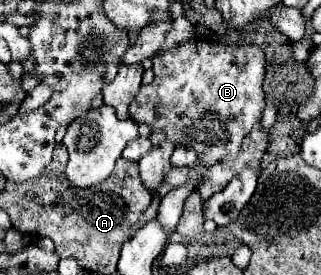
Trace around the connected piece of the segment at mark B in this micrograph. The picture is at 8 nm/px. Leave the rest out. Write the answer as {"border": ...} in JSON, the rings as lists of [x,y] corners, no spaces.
{"border":[[[192,38],[186,44],[178,44],[152,56],[154,80],[152,84],[142,86],[132,100],[130,118],[134,122],[144,122],[150,128],[164,130],[174,146],[192,148],[196,154],[208,154],[208,160],[222,160],[240,150],[244,136],[250,134],[252,126],[262,116],[264,64],[264,52],[258,46],[228,46],[214,40]]]}

